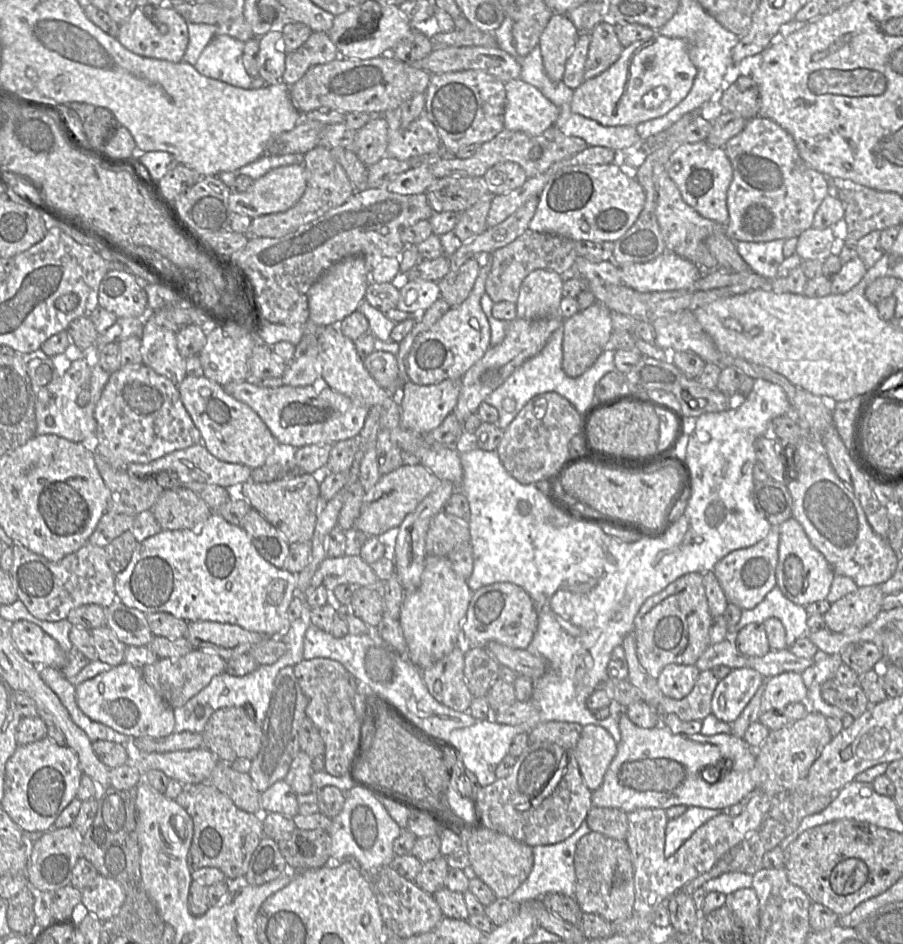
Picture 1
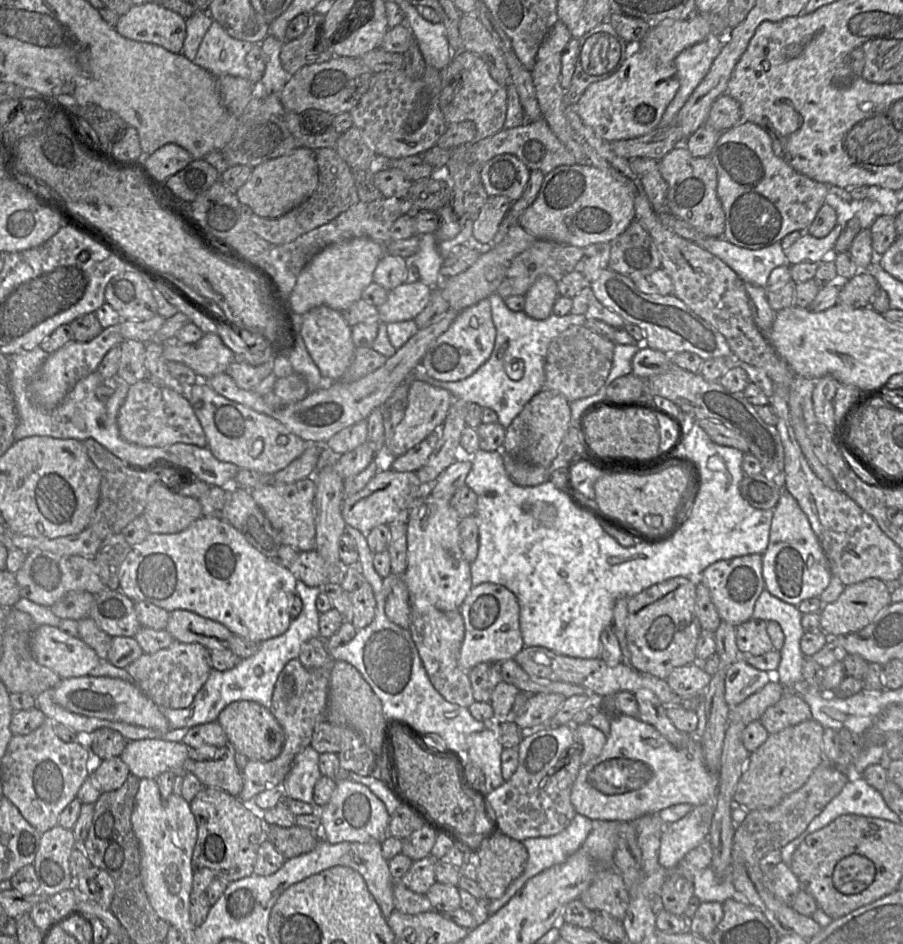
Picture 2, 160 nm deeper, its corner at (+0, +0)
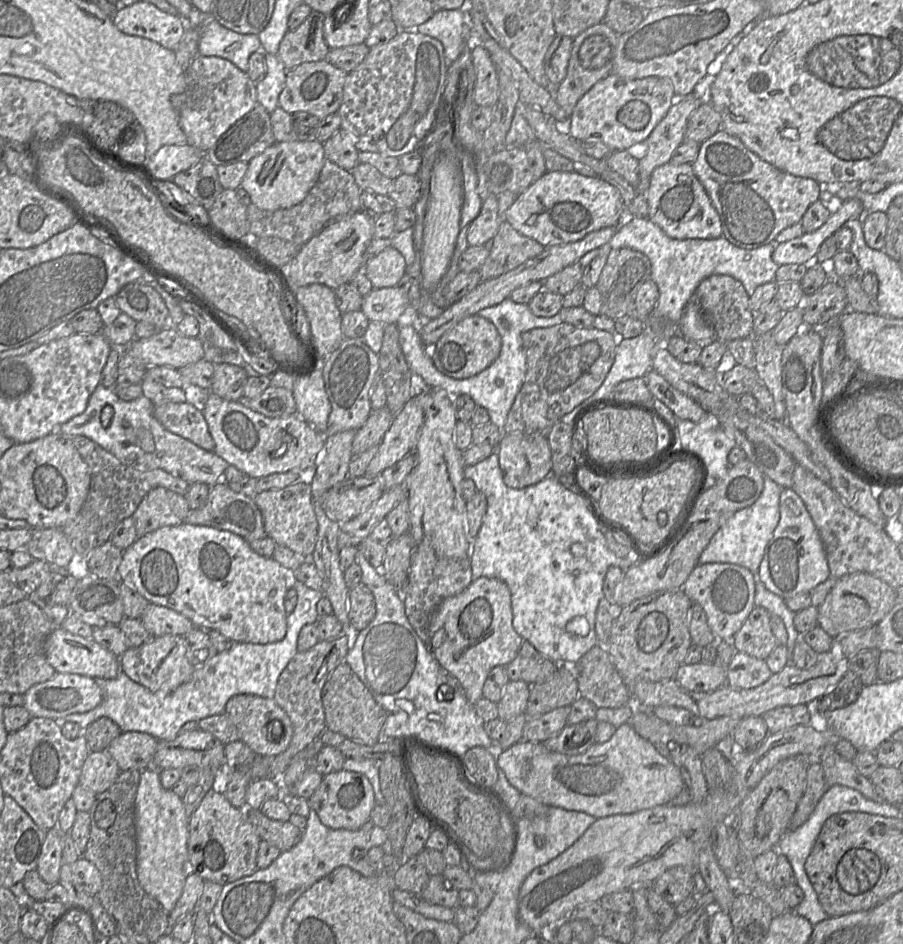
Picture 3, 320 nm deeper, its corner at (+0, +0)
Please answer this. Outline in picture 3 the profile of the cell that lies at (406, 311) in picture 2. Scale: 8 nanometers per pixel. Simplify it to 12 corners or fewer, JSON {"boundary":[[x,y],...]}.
{"boundary":[[400,288],[373,289],[361,311],[372,322],[396,324],[410,306]]}

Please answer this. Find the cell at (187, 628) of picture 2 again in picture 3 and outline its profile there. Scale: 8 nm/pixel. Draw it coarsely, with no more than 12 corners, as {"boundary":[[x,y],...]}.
{"boundary":[[150,603],[140,620],[152,637],[185,636],[195,627]]}

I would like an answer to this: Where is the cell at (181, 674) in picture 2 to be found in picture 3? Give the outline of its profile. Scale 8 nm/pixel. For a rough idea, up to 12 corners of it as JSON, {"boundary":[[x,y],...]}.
{"boundary":[[184,636],[153,637],[120,657],[121,670],[151,692],[192,677]]}

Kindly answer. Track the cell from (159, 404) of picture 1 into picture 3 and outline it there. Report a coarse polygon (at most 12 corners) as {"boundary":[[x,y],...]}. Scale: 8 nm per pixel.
{"boundary":[[198,401],[154,405],[168,431],[206,451],[214,441]]}

